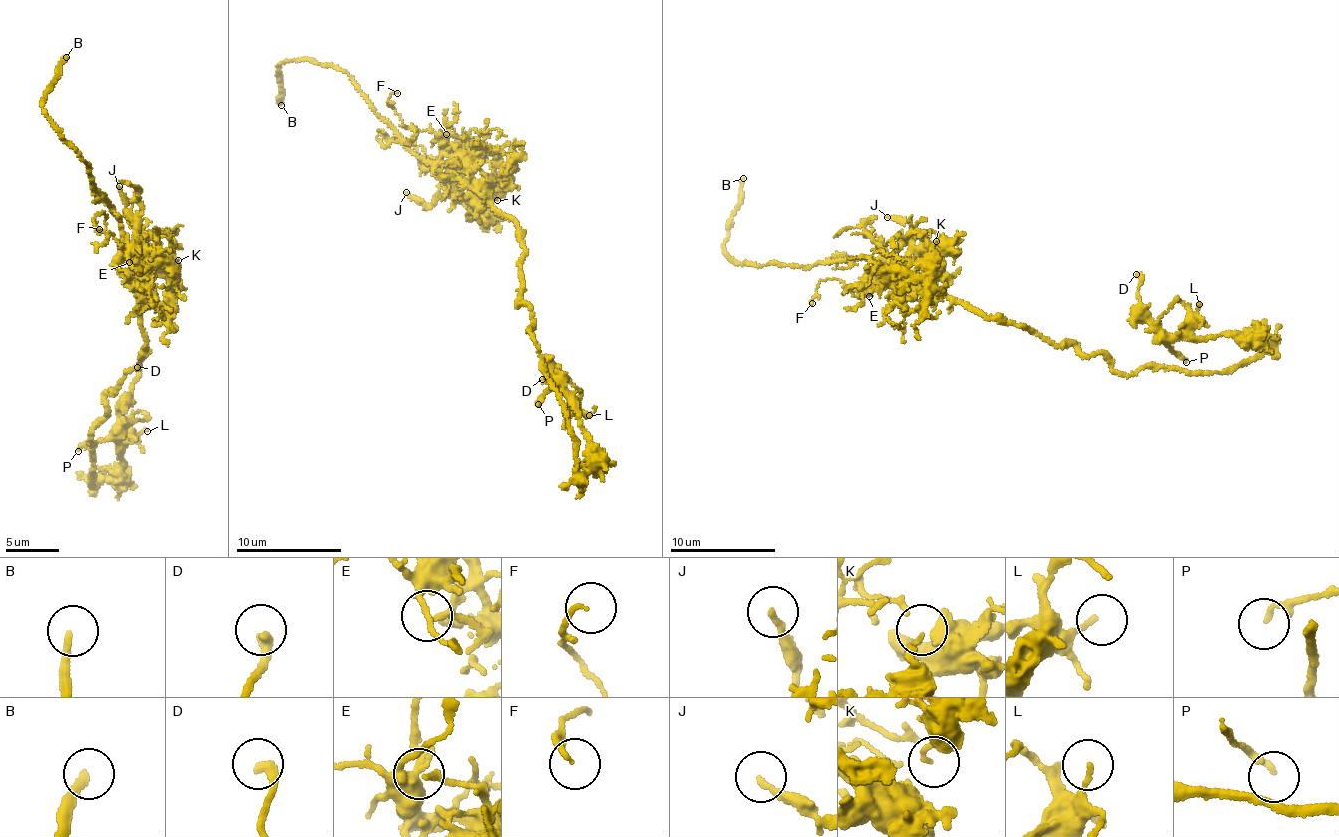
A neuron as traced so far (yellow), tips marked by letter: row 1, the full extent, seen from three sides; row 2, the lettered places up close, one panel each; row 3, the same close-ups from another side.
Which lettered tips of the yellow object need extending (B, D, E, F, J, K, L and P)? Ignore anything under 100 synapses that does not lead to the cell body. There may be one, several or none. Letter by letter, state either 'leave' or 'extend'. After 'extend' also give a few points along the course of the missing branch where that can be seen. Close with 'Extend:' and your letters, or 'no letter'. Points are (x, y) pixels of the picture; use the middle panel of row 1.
B: extend | (281, 105), (301, 135), (320, 141), (369, 110), (341, 123), (331, 170), (339, 173), (328, 182)
D: leave
E: leave
F: leave
J: leave
K: leave
L: leave
P: leave
Extend: B

